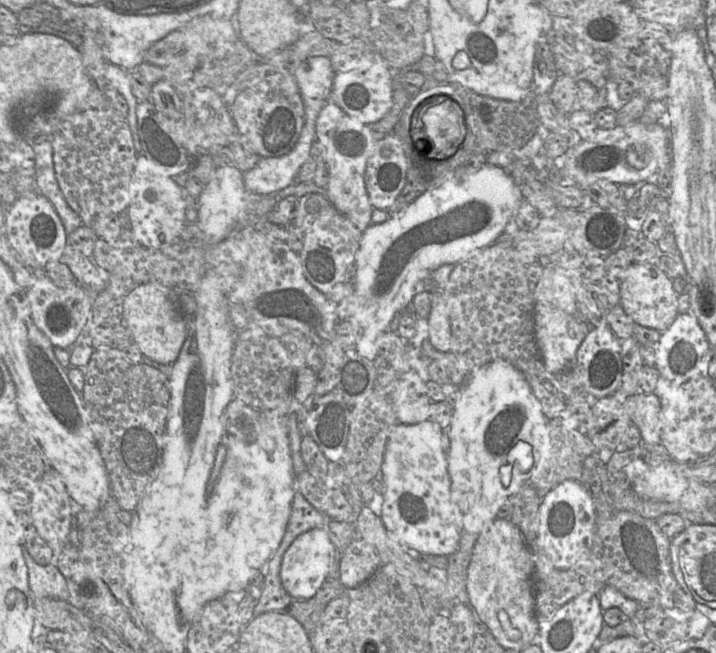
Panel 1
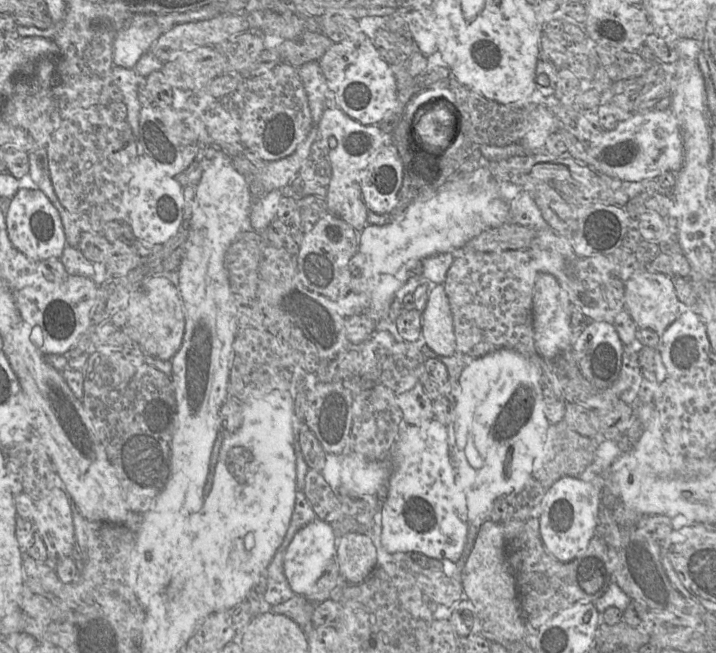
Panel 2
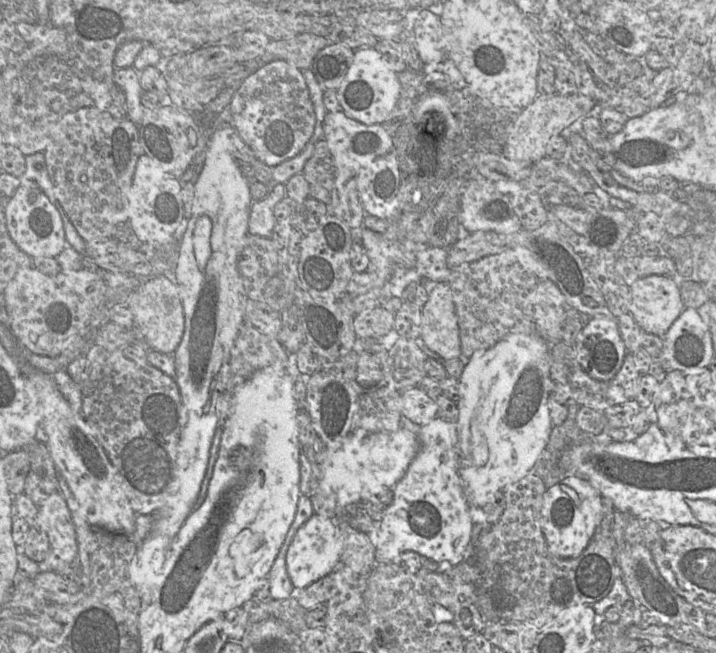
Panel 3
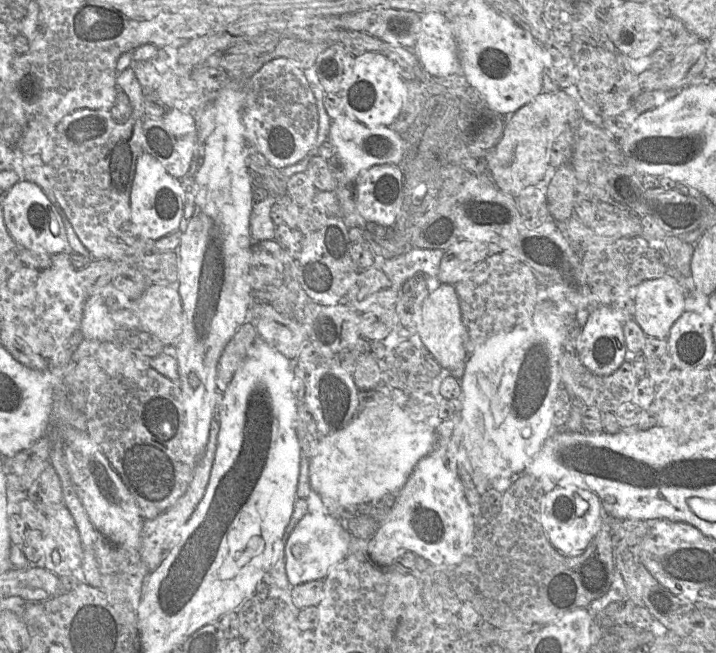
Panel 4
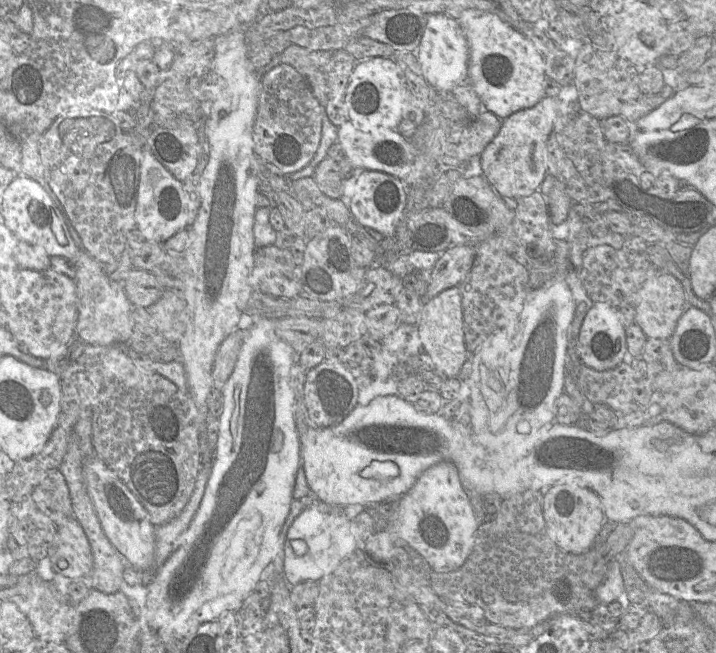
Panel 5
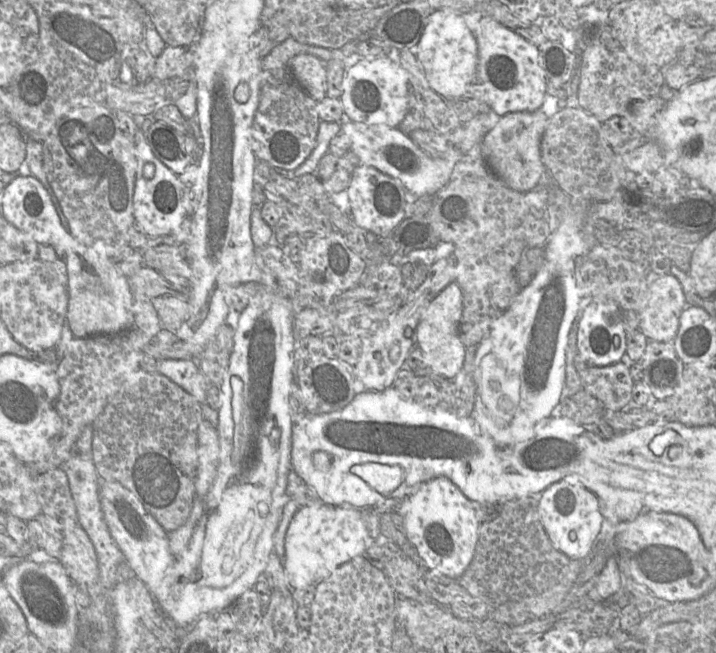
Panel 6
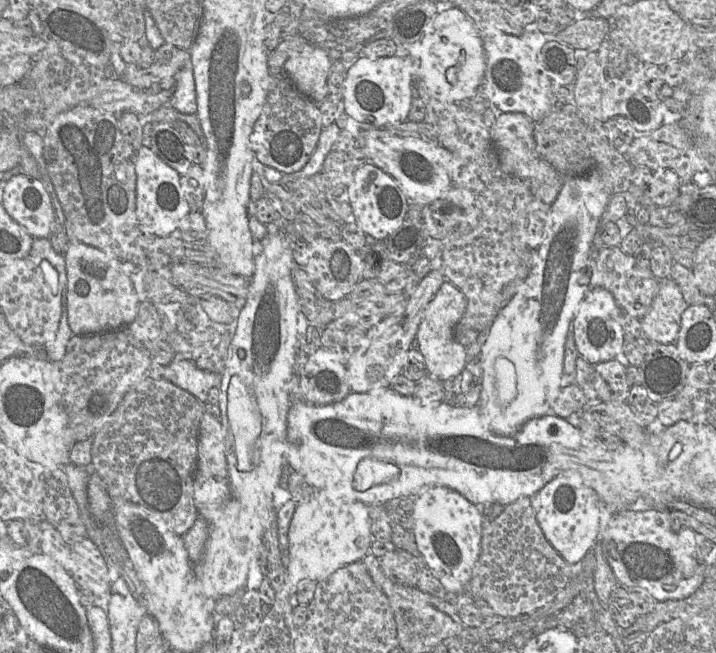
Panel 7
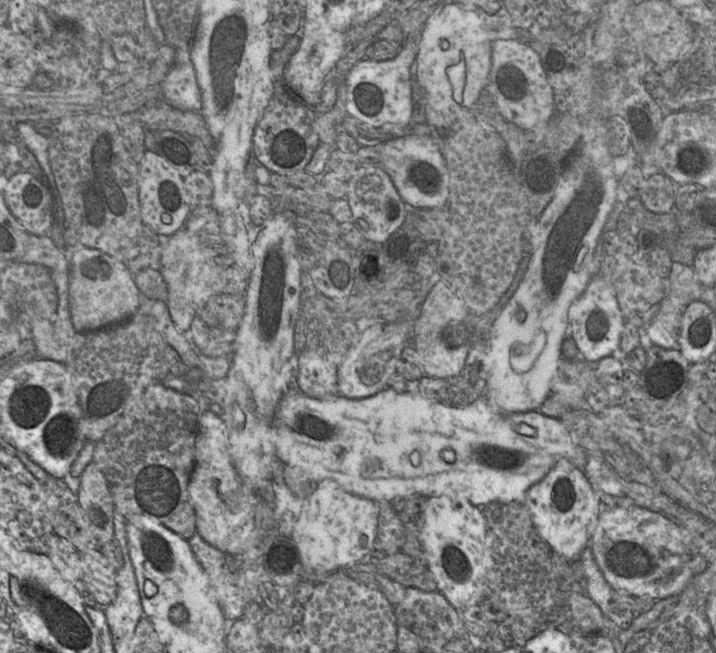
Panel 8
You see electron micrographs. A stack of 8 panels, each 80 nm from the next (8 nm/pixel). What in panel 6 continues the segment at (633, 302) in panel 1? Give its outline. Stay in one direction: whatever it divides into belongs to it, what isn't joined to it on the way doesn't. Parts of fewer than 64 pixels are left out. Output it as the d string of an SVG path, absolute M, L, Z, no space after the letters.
M671 273L653 276L648 300L639 312L639 329L650 341L672 342L687 303L681 284Z

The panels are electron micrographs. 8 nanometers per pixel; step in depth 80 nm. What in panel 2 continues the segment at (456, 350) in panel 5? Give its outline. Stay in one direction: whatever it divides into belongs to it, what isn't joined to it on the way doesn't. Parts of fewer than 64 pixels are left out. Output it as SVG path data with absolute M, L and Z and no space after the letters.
M443 284L433 285L421 315L421 333L425 344L436 354L455 354L453 316Z

